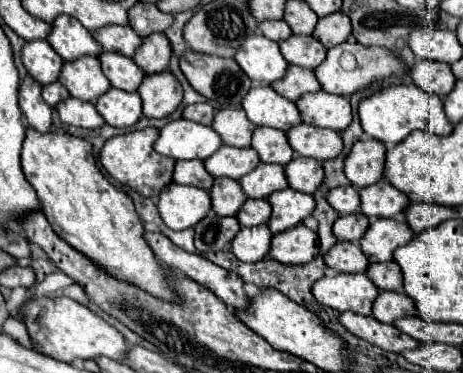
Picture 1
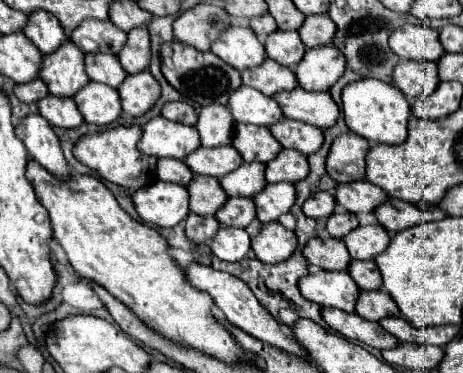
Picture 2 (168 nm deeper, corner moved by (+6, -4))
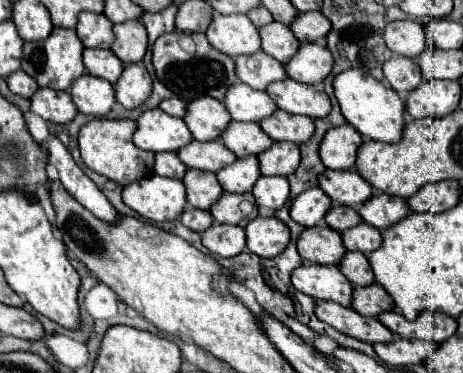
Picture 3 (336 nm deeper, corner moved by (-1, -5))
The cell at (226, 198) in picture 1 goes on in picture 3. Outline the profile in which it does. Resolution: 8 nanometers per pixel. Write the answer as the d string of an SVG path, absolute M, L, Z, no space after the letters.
M189 169L183 177L183 183L187 187L187 201L195 209L209 209L223 195L223 189L221 189L215 173Z

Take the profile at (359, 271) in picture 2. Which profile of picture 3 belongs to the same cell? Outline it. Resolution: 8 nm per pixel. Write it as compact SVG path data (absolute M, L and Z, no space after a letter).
M347 251L347 255L343 255L343 259L339 263L339 269L355 287L363 287L363 285L373 285L375 283L375 275L371 271L369 259L363 253Z

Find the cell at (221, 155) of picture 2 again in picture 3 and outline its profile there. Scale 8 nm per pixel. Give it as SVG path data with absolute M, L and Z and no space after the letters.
M193 141L189 145L185 145L183 149L177 151L179 159L193 169L201 169L201 171L211 171L217 173L219 169L231 165L237 157L227 151L227 147L223 147L223 141Z

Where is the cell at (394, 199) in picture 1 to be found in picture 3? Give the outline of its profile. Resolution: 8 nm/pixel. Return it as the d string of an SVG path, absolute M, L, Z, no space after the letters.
M331 171L319 175L319 187L337 203L359 209L371 199L373 187L357 171Z

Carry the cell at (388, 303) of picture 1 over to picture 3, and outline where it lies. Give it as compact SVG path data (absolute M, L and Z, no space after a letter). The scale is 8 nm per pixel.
M369 285L369 287L359 287L359 289L355 287L351 307L365 317L379 317L383 311L395 309L395 303L383 287Z

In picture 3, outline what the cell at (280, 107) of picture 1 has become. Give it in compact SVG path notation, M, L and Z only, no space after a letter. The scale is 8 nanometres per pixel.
M235 83L225 95L225 107L233 121L263 121L277 111L275 101L265 91L255 91L245 83Z

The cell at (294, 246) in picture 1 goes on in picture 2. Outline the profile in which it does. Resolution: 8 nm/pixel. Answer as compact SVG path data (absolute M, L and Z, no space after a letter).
M268 222L262 224L260 232L252 236L250 248L256 254L260 262L276 264L284 262L284 258L290 258L296 250L296 236L292 230L286 230L280 222Z

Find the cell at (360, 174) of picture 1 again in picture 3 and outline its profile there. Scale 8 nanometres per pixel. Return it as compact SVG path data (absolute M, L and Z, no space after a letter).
M351 125L335 127L327 131L327 135L321 141L321 161L325 163L327 169L335 171L353 171L355 169L355 155L357 149L361 147L363 137L357 129Z

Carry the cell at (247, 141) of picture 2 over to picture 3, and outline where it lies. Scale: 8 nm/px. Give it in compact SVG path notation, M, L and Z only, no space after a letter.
M231 121L221 135L227 149L231 149L237 157L261 155L271 147L273 139L267 139L267 133L259 127L259 123L239 123Z

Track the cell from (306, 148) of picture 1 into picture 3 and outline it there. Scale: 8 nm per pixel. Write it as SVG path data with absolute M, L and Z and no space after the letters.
M281 109L263 119L259 125L273 141L293 141L297 145L307 143L307 139L311 139L311 135L315 133L315 123L309 117L291 115Z

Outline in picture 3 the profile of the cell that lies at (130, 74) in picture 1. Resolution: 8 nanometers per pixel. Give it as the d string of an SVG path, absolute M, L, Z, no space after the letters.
M85 49L83 63L87 67L87 73L101 77L109 83L117 83L119 75L123 73L123 63L115 59L115 53L111 49Z

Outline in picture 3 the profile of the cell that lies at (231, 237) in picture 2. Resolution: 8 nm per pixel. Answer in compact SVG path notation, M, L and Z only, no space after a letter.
M213 223L207 231L201 233L201 237L203 237L203 245L213 255L219 255L219 257L235 257L235 255L247 251L243 227Z

